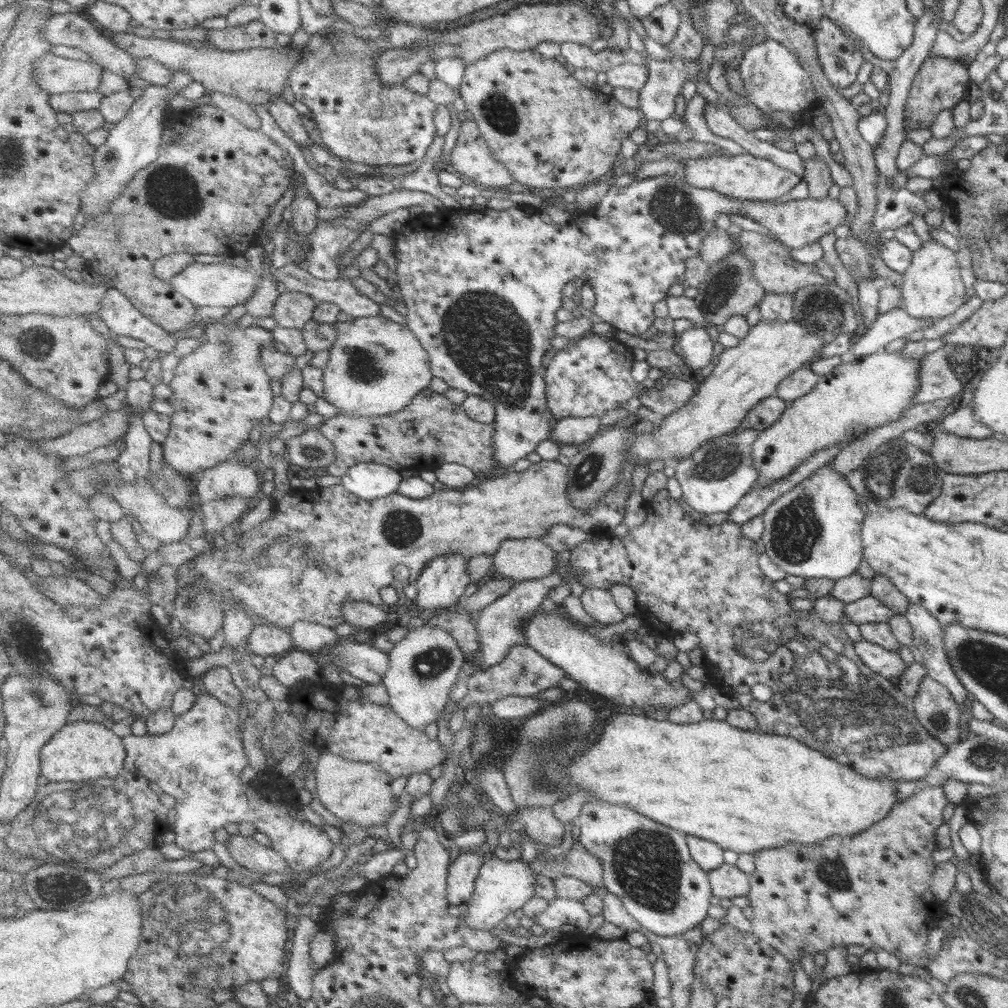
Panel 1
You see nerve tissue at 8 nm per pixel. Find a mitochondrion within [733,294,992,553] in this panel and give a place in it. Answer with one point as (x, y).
(891, 472)

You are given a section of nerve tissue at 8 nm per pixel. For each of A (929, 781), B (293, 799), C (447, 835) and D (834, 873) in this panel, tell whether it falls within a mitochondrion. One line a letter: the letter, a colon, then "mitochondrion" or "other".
A: other
B: other
C: other
D: mitochondrion

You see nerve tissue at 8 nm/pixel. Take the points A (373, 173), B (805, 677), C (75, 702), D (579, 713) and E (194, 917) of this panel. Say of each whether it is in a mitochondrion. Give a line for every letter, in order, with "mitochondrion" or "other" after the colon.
A: other
B: mitochondrion
C: other
D: mitochondrion
E: mitochondrion

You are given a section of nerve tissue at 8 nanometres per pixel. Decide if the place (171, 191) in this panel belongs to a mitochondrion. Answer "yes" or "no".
yes

